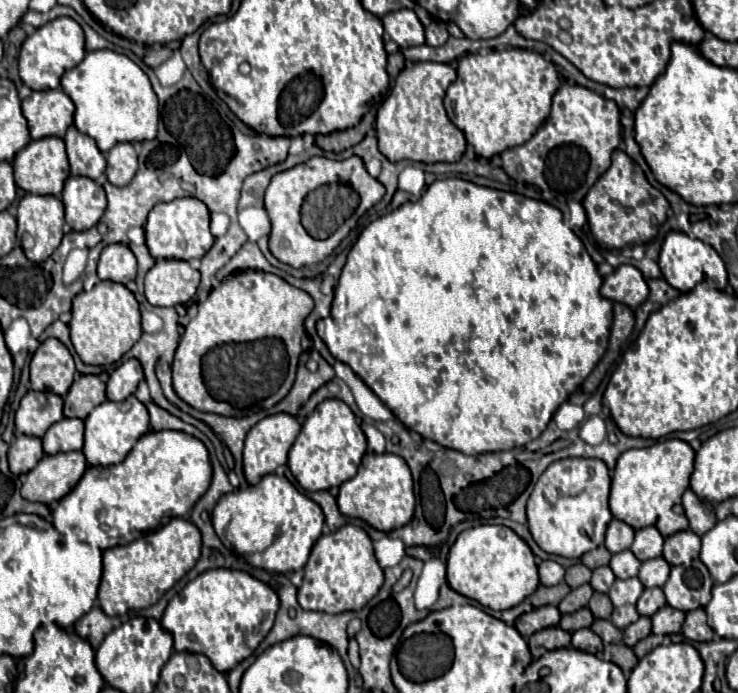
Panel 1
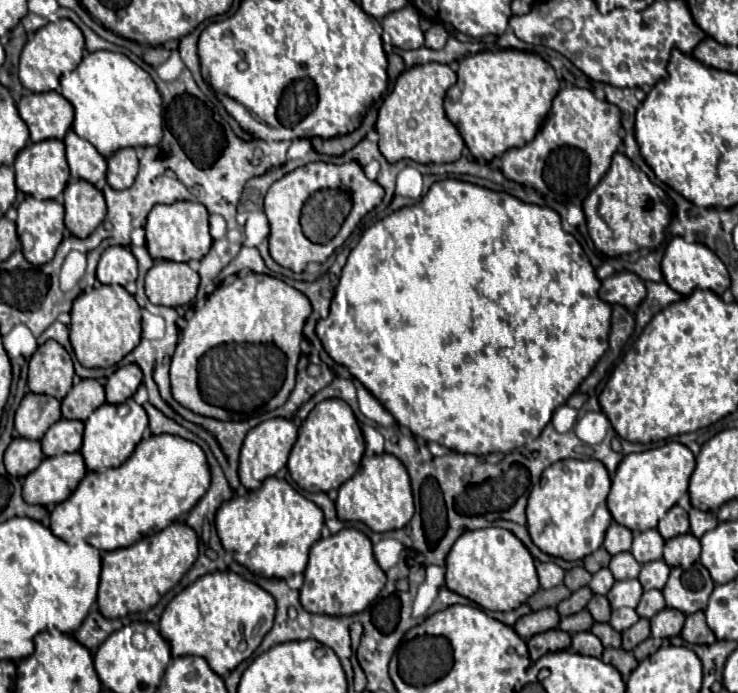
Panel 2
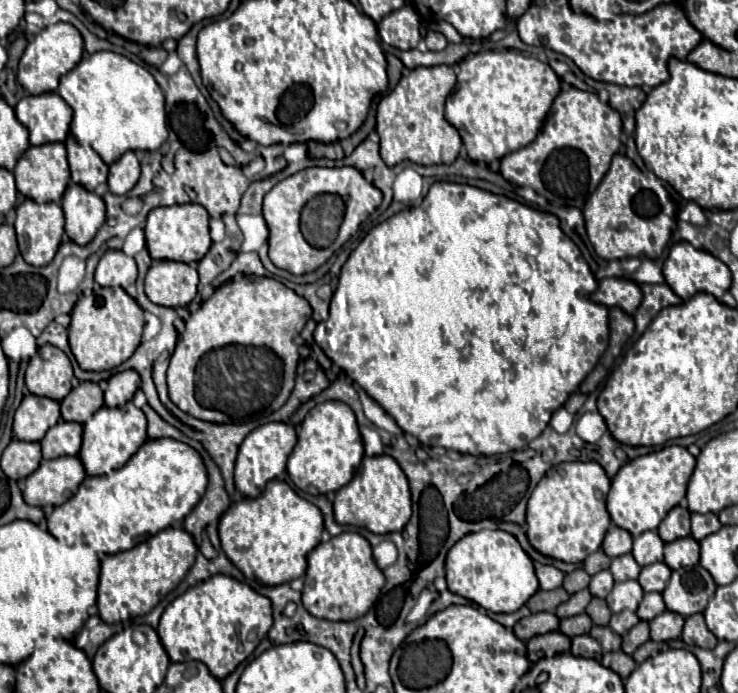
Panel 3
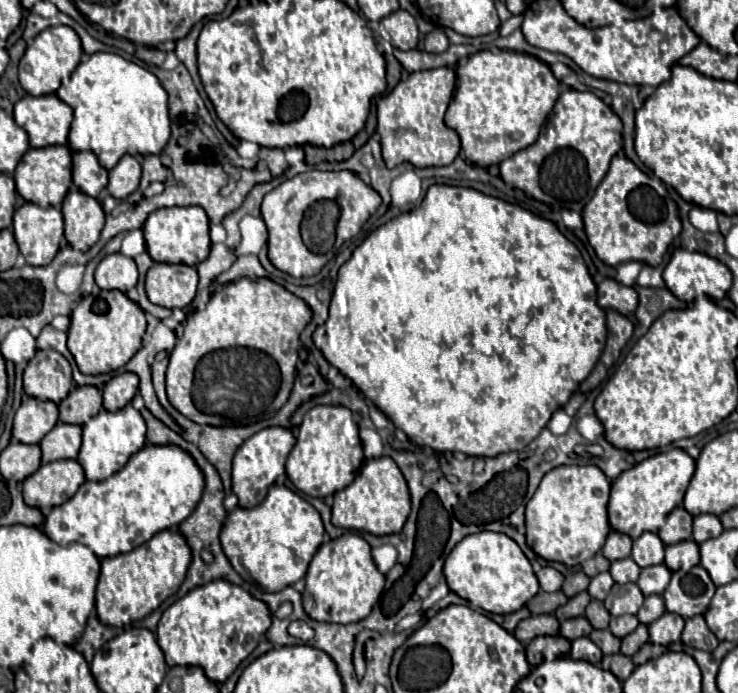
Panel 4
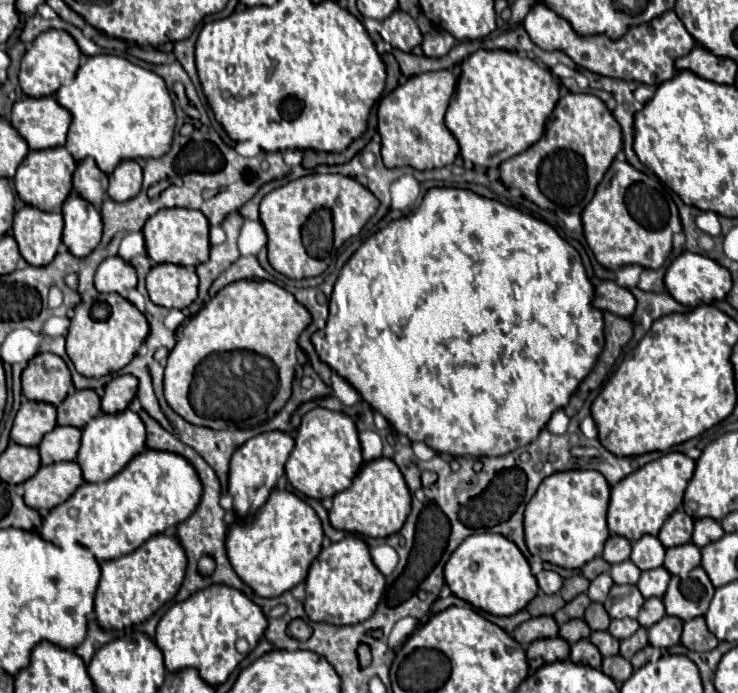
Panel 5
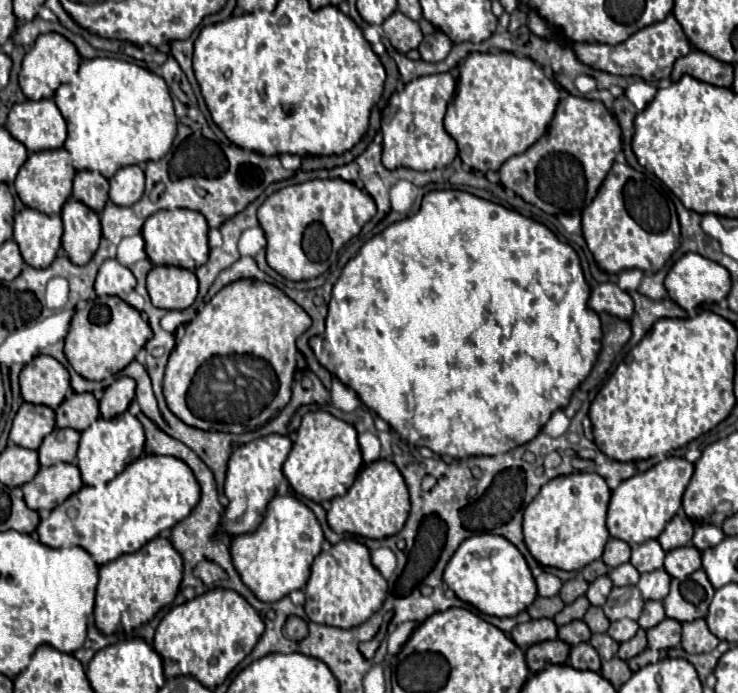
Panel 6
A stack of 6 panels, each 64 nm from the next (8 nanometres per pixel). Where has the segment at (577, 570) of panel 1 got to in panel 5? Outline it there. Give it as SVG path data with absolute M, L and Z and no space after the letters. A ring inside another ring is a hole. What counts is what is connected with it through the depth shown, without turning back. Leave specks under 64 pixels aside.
M576 574L576 576L568 578L568 580L564 580L564 586L562 586L562 598L564 598L566 602L570 602L570 600L576 598L578 594L586 592L586 590L588 590L588 584L590 584L590 582L588 582L582 574Z

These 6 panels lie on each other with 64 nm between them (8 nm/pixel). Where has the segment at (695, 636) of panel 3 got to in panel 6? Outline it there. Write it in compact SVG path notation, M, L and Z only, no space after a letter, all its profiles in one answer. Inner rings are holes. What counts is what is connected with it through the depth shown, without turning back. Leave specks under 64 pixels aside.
M694 620L682 624L682 648L688 654L712 652L718 646L718 638L708 630L706 620Z

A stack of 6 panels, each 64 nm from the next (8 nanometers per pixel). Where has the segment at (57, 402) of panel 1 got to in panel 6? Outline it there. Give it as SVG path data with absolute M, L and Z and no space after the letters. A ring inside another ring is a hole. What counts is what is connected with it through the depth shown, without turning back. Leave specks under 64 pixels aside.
M24 402L20 410L16 412L10 440L16 446L38 450L44 436L48 436L54 430L54 410L48 406L36 406Z

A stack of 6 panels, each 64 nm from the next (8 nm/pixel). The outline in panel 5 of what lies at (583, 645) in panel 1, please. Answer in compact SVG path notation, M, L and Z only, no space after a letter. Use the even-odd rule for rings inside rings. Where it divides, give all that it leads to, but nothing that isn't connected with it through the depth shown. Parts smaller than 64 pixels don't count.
M578 640L576 644L572 644L570 660L574 664L584 664L584 666L590 666L590 668L600 668L602 656L600 656L598 648L590 640Z

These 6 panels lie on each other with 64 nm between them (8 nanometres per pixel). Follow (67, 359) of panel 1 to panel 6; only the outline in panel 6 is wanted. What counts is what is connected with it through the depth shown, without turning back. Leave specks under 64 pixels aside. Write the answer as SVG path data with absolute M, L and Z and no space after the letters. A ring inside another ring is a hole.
M36 356L20 372L20 390L26 402L56 410L66 398L68 388L70 376L66 368L52 356Z

